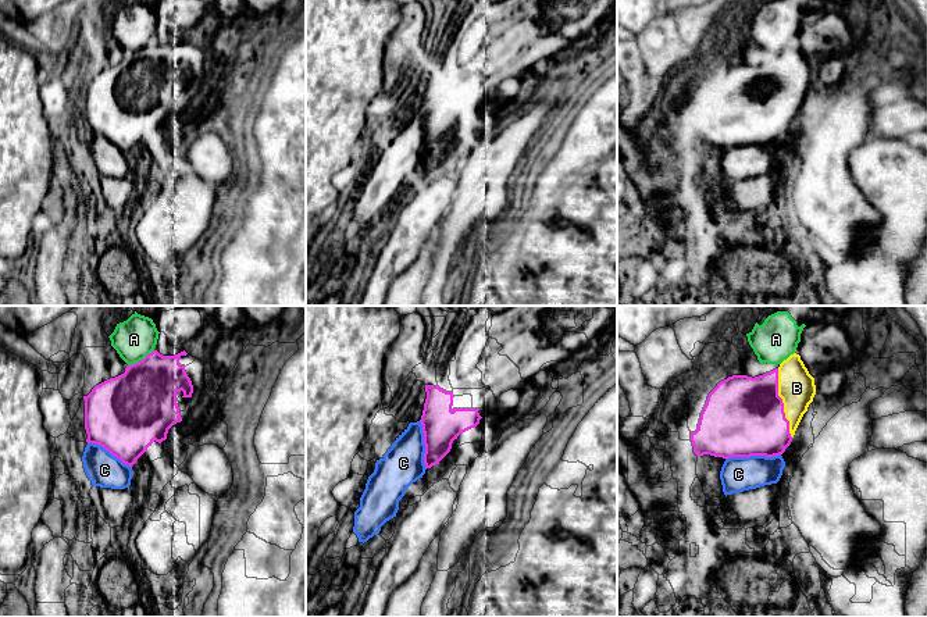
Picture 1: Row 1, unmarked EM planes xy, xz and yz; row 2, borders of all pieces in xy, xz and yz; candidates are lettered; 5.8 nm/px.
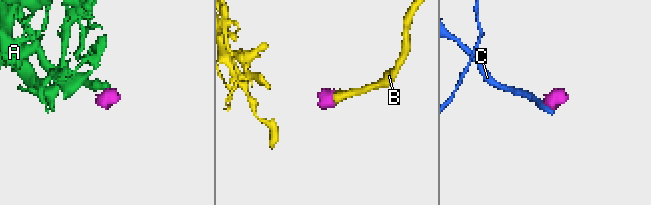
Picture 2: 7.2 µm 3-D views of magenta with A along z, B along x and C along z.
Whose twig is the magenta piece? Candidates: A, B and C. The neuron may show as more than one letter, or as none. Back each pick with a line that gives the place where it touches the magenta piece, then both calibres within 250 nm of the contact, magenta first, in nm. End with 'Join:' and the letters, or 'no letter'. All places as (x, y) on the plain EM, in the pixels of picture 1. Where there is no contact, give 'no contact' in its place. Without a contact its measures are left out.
B: contact yz (783, 92); calibres 460 and 220 nm
Join: B

